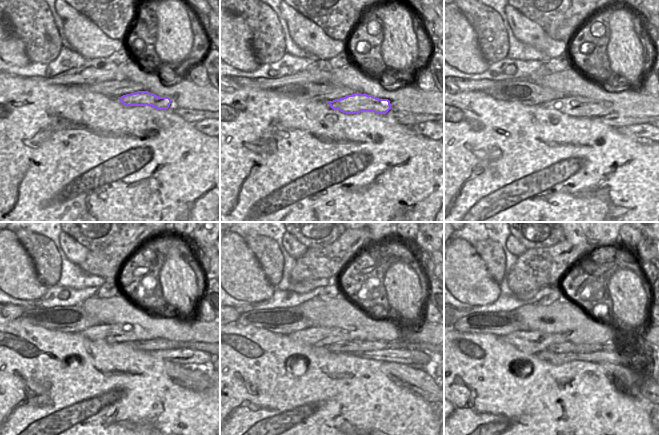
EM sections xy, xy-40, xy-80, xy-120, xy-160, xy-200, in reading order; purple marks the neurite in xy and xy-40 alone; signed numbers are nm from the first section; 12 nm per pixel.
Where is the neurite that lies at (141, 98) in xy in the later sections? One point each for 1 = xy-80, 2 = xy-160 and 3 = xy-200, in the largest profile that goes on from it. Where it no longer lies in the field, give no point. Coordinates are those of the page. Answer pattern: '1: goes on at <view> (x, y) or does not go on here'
1: goes on at xy-80 (577, 107)
2: goes on at xy-160 (314, 336)
3: goes on at xy-200 (530, 342)

